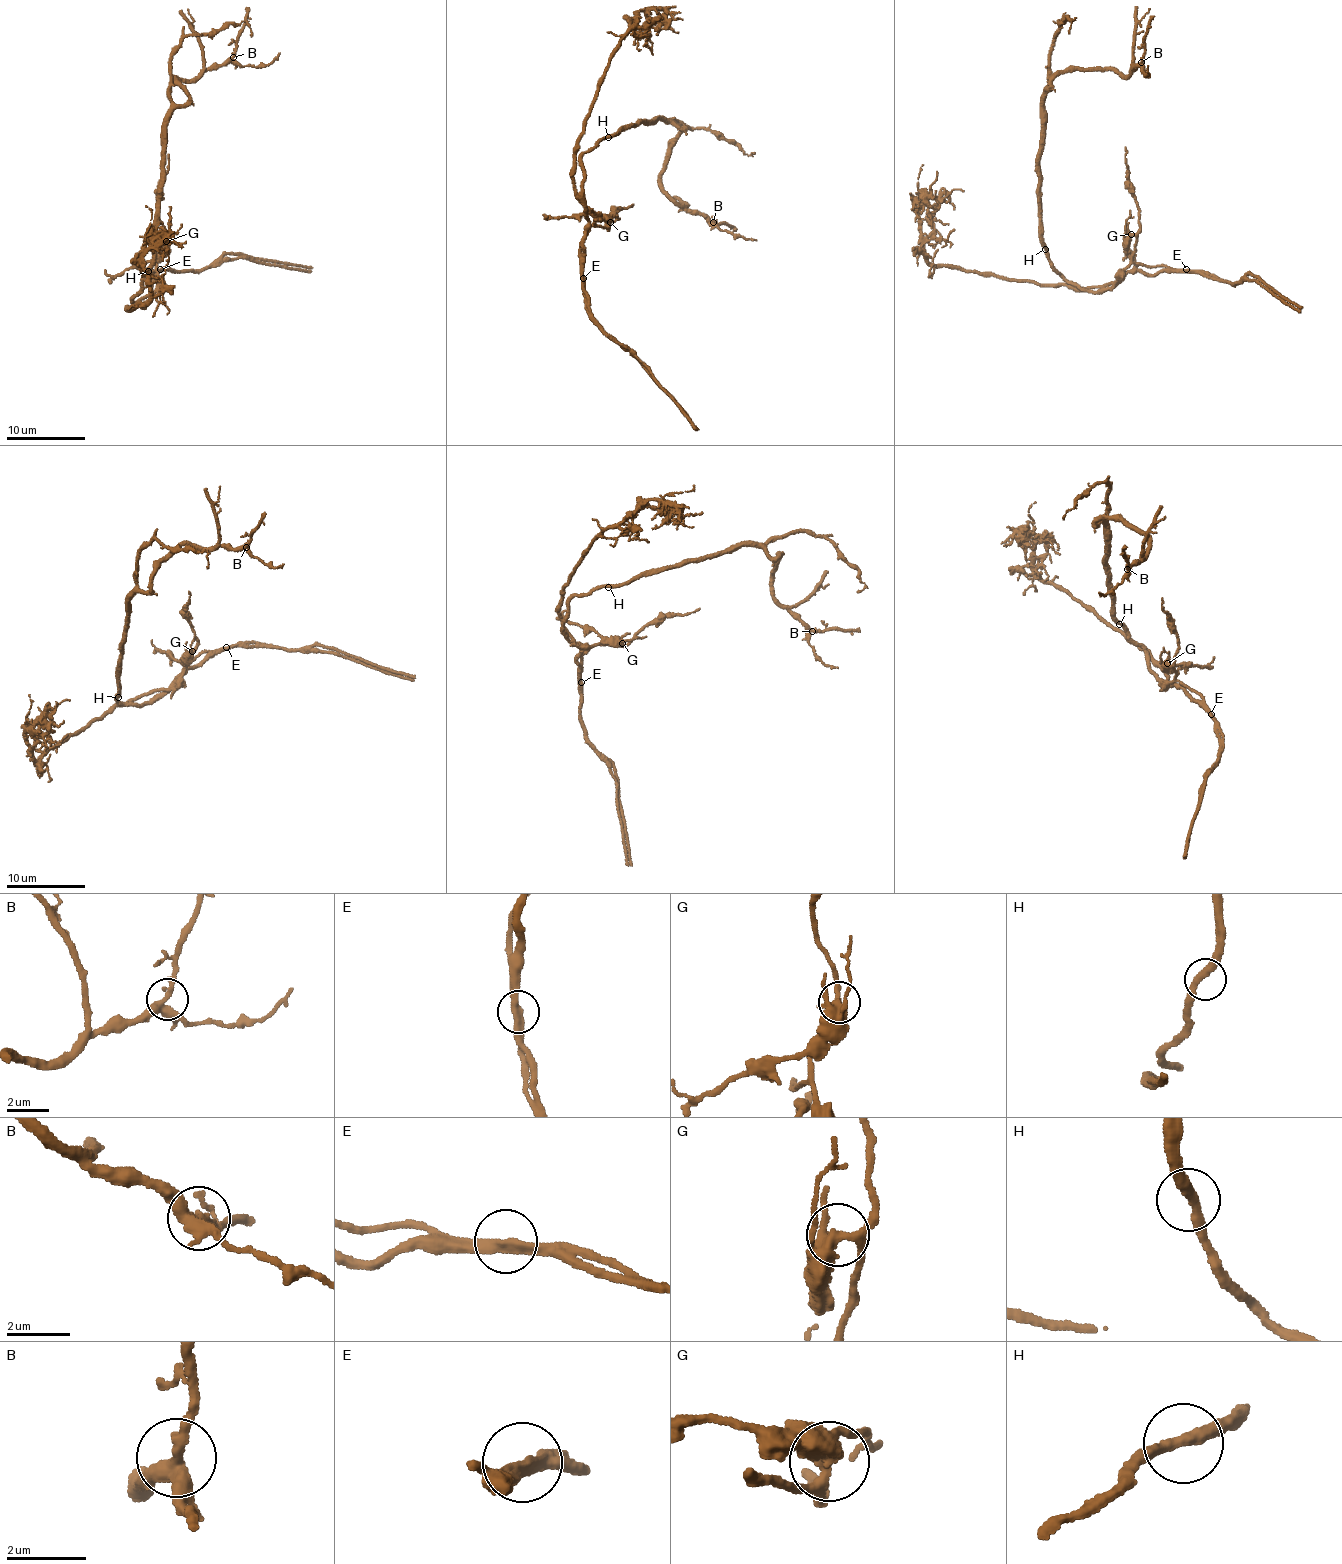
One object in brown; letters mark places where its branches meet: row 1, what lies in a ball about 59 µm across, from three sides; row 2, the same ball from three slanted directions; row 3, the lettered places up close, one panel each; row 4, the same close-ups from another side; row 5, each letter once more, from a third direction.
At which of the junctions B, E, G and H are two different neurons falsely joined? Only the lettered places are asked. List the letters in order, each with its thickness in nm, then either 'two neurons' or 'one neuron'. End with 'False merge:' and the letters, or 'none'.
B: 320 nm | one neuron
E: 340 nm | two neurons
G: 380 nm | one neuron
H: 320 nm | one neuron
False merge: E

